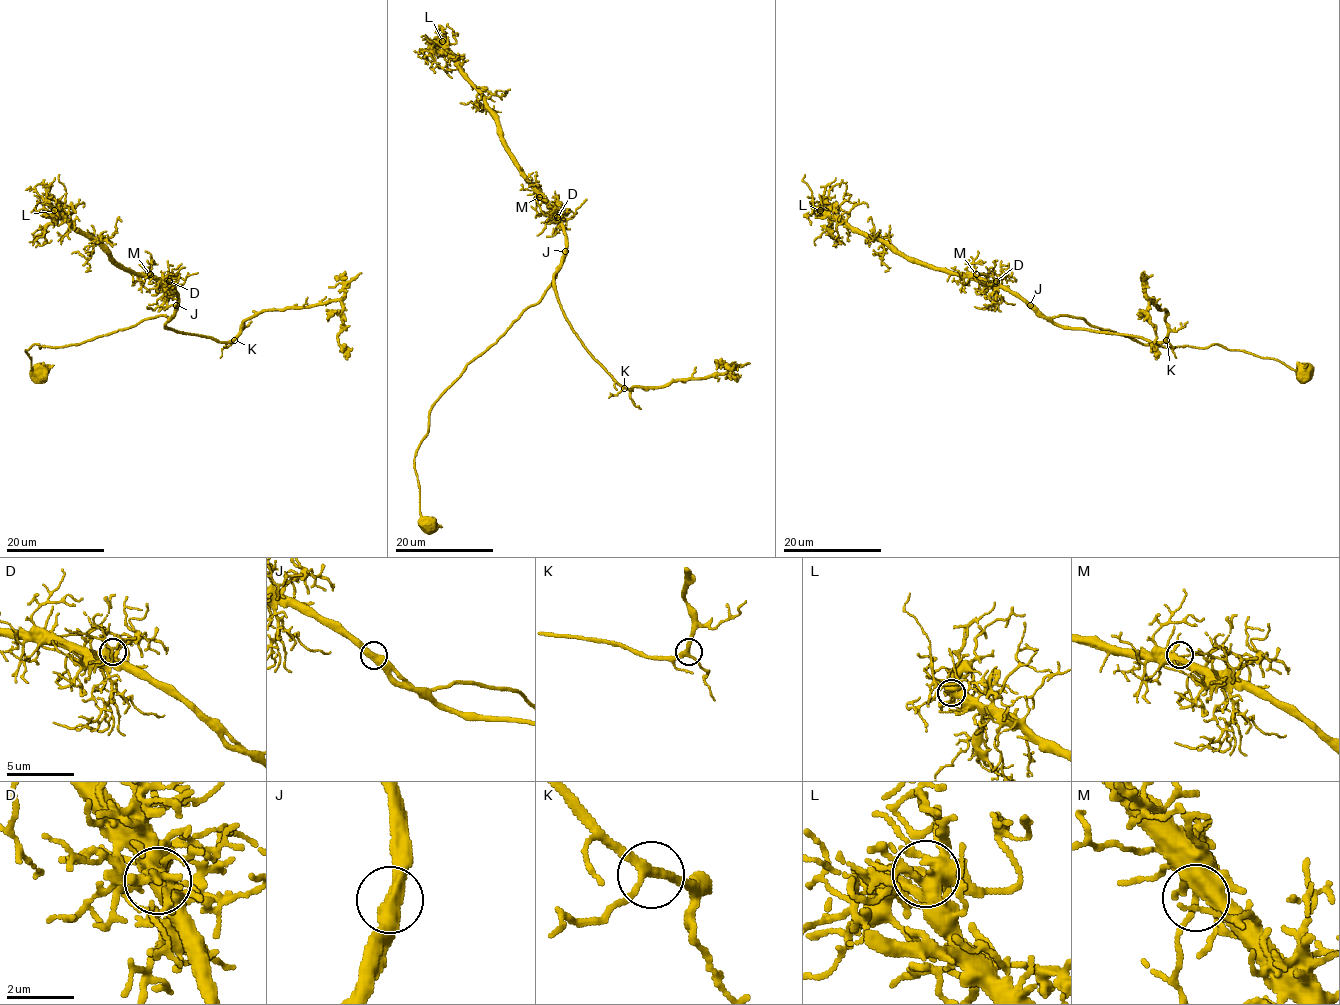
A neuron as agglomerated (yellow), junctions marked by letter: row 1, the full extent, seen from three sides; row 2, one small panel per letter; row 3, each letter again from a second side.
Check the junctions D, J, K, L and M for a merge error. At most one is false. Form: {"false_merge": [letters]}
{"false_merge": []}

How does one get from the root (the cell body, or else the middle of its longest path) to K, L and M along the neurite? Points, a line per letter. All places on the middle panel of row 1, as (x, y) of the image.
K: (426, 525), (414, 456), (427, 431), (431, 405), (541, 298), (557, 272), (556, 297), (571, 329), (624, 388)
L: (426, 525), (414, 456), (431, 405), (541, 298), (566, 249), (557, 210), (524, 173), (497, 116), (442, 41)
M: (426, 525), (414, 456), (427, 431), (431, 405), (541, 298), (563, 258), (566, 235), (558, 215), (539, 197)

